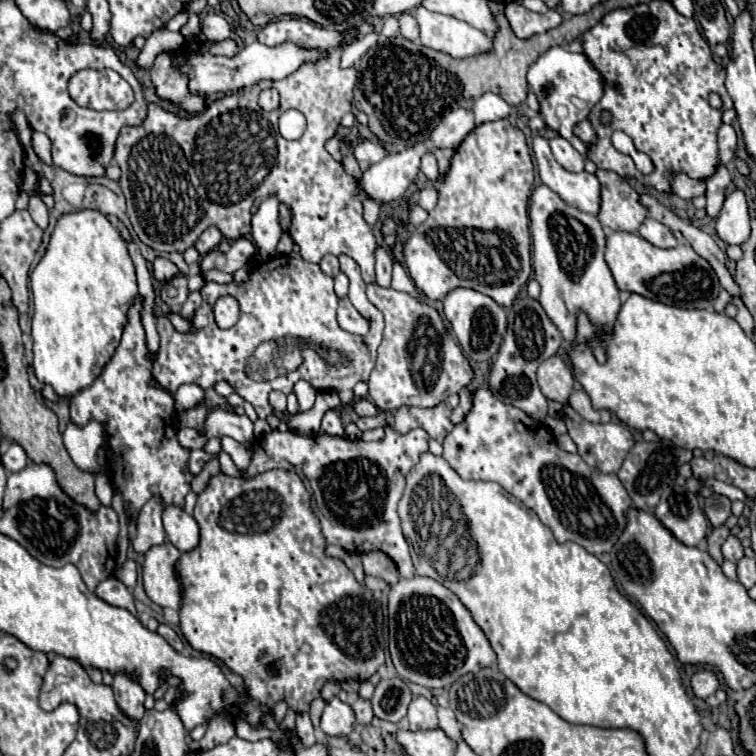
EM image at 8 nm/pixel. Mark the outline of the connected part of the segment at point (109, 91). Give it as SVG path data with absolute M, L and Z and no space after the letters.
M84 69L78 71L68 85L70 97L82 105L82 107L92 107L98 111L114 111L116 109L116 87L120 87L120 75L116 75L110 69L94 71L94 69Z

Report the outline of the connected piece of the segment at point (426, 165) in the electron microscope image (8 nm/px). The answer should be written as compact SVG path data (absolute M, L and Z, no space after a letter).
M426 153L422 157L422 165L420 165L420 171L428 177L428 179L436 179L440 173L438 173L438 163L436 163L436 157L432 153Z

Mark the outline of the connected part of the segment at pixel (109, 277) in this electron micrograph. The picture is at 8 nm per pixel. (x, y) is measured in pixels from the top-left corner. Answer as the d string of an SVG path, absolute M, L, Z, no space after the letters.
M80 209L62 213L50 235L48 249L40 263L30 273L30 287L34 299L32 339L34 339L34 373L44 385L52 385L62 397L72 397L76 391L88 387L112 357L126 313L138 293L136 273L126 249L126 241L112 227L112 223L96 209Z

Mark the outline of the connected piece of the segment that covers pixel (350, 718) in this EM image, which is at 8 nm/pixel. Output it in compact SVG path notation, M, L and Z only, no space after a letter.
M332 697L322 711L320 729L330 737L346 737L354 729L354 711L338 697Z

